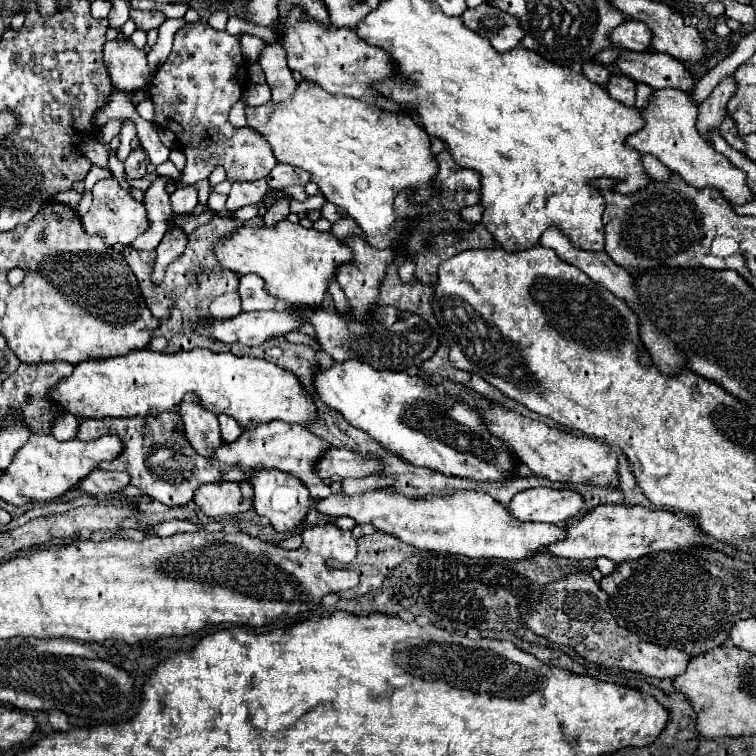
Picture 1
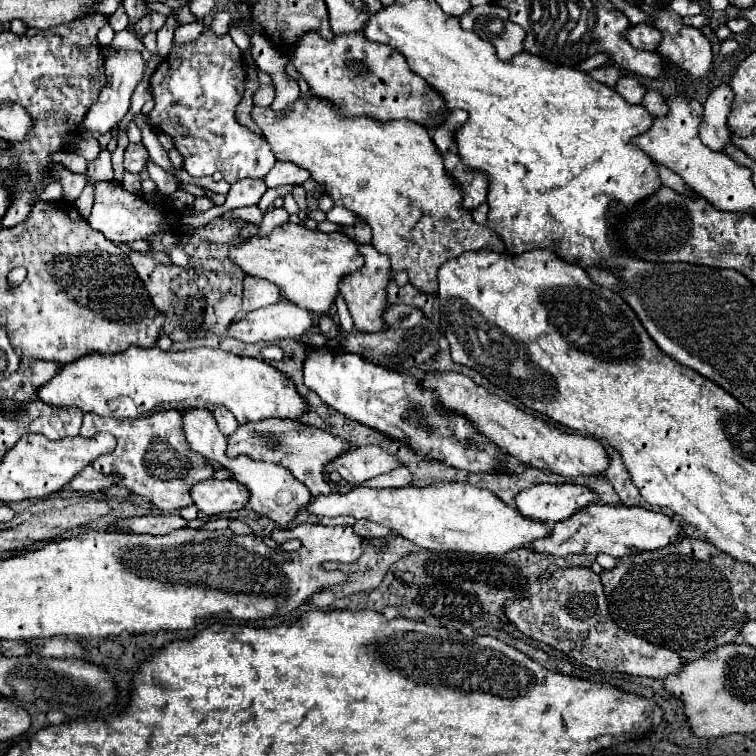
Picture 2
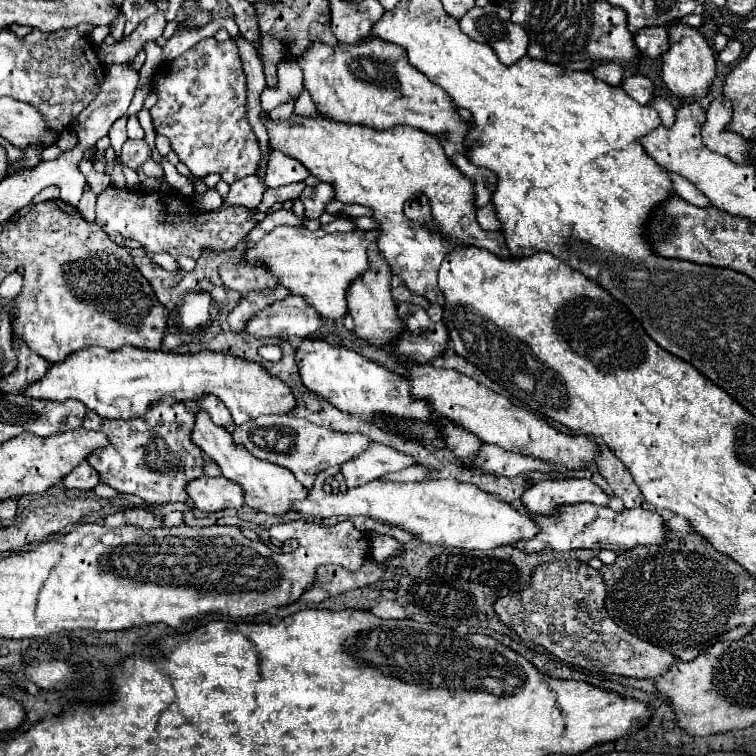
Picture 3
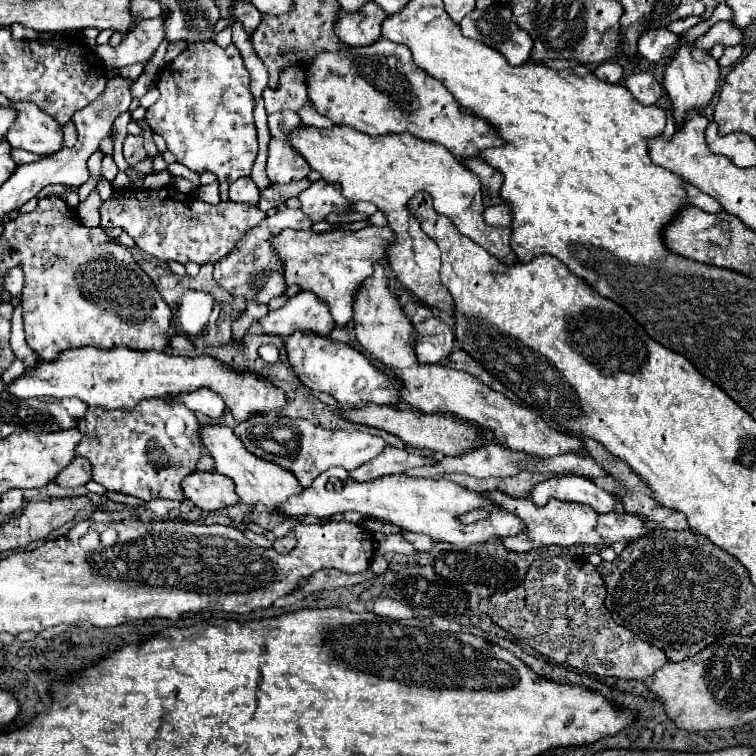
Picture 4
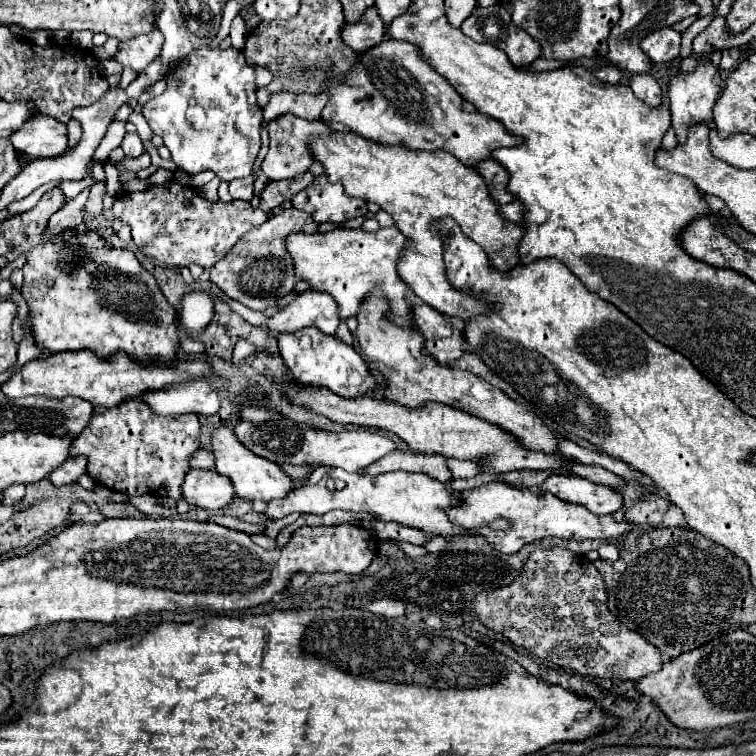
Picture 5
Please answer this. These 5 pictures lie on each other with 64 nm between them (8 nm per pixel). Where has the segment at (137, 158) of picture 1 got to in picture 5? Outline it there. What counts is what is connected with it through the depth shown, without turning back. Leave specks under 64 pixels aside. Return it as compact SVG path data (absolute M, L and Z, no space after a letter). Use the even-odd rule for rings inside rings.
M126 134L120 148L124 150L126 158L138 158L138 156L144 154L144 148L142 148L142 142L140 142L138 134Z

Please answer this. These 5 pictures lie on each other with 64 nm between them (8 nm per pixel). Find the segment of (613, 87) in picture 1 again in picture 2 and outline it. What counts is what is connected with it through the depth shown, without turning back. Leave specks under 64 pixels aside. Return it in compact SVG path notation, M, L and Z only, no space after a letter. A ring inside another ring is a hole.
M622 76L622 80L616 82L614 90L624 100L628 100L628 104L640 104L642 96L644 96L644 86L636 78L632 78L632 76Z

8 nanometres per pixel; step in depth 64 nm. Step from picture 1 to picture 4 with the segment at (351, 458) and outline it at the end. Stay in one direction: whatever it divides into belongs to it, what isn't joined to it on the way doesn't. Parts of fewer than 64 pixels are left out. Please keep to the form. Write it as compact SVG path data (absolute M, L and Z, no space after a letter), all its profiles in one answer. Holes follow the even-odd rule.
M388 446L388 448L384 448L384 452L380 452L380 456L374 456L368 464L362 464L360 468L354 468L352 472L348 472L348 476L350 476L350 480L366 482L366 480L374 480L374 478L380 478L386 474L402 474L410 468L434 464L434 462L436 460L432 460L432 458L424 458L420 454Z

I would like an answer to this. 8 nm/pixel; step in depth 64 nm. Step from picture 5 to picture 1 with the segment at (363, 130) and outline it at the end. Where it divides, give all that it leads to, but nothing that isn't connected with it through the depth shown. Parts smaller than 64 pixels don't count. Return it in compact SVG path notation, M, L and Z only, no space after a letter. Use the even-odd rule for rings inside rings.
M294 6L288 14L288 20L284 22L282 34L278 36L278 44L282 44L282 48L286 50L288 68L304 74L304 78L308 80L314 80L324 90L332 94L346 94L368 104L376 104L388 112L404 112L402 104L396 104L394 100L380 96L374 88L368 86L372 82L388 78L394 70L394 64L386 52L368 46L364 40L356 36L354 30L336 28L332 24L322 26L318 20L306 16L300 6Z

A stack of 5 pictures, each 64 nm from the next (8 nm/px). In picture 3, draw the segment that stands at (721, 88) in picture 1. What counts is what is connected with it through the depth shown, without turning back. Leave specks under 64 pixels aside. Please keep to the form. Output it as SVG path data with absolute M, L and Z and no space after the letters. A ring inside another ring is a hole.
M718 96L716 100L712 100L706 110L706 122L702 126L702 140L706 148L710 148L712 152L724 154L730 160L742 164L746 160L744 156L750 158L748 140L744 140L736 132L726 132L731 117L730 100L726 100L724 96Z

